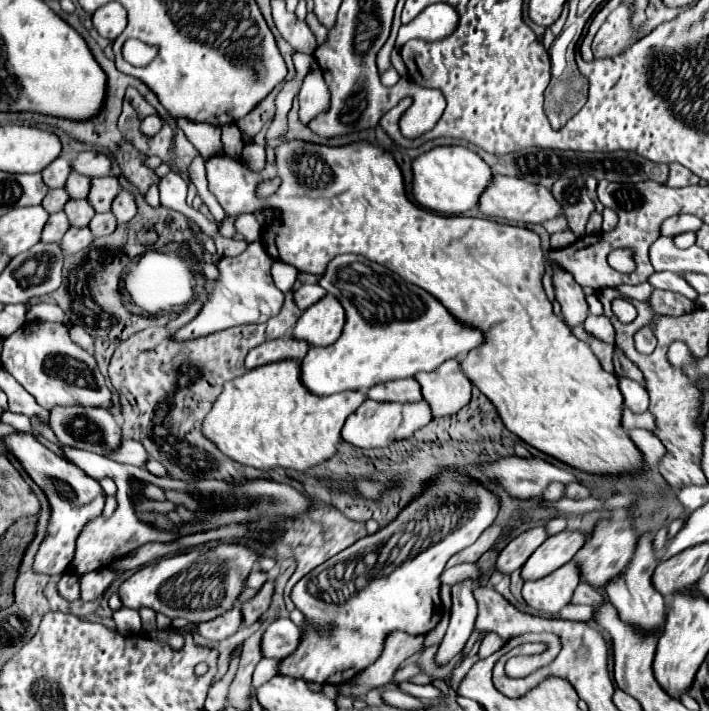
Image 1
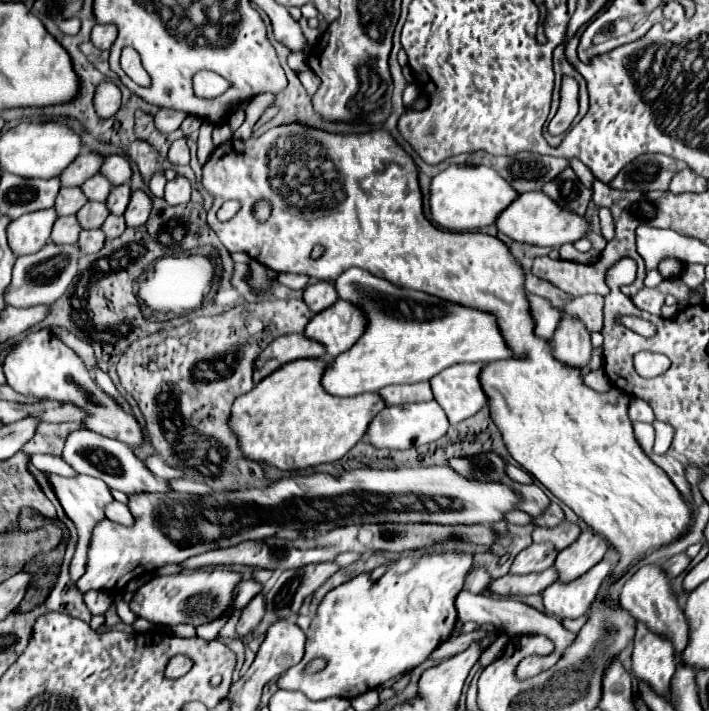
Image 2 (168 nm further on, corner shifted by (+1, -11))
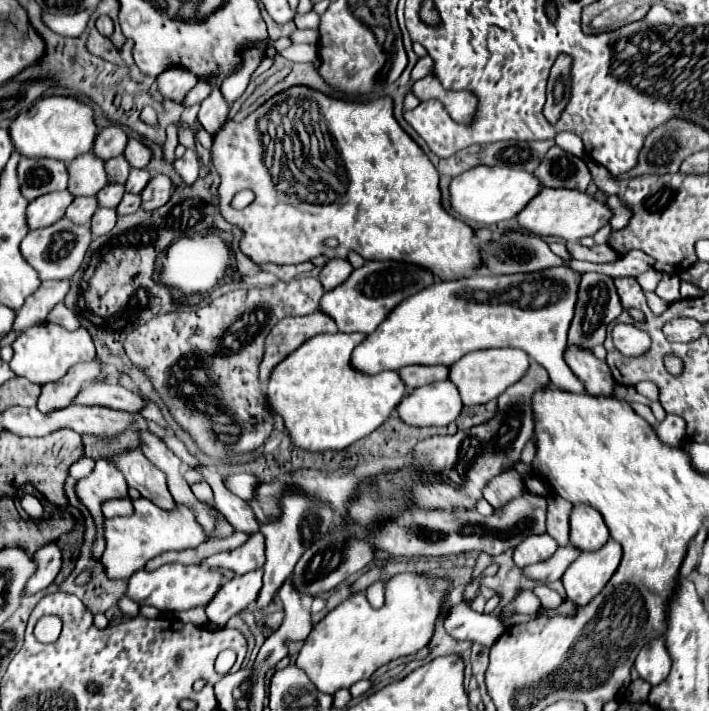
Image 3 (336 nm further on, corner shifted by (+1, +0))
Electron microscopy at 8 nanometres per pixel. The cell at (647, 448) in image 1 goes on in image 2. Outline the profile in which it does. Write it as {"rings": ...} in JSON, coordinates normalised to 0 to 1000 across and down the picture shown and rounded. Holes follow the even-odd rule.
{"rings":[[[894,594],[894,613],[903,624],[903,630],[911,639],[920,639],[920,627],[922,627],[922,602],[917,596],[908,594]]]}

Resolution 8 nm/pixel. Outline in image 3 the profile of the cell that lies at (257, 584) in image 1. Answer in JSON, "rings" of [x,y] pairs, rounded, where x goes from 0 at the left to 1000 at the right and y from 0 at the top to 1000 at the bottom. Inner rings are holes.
{"rings":[[[358,800],[313,823],[313,828],[302,837],[302,845],[291,851],[291,865],[296,876],[316,882],[327,865],[355,851],[370,828],[370,806],[372,800]]]}

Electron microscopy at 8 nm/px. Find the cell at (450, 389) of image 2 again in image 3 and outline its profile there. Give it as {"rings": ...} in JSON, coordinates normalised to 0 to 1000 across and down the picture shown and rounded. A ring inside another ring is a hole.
{"rings":[[[683,491],[683,494],[666,494],[646,505],[640,513],[635,513],[635,536],[646,544],[652,567],[654,570],[674,570],[688,567],[700,561],[708,550],[714,550],[719,541],[733,536],[748,516],[748,505],[733,491]]]}

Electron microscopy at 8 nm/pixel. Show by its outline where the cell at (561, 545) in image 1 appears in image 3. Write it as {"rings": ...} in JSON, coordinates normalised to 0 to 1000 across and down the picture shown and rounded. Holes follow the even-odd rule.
{"rings":[[[815,707],[804,719],[804,747],[804,764],[821,775],[846,772],[860,758],[849,724],[827,707]]]}

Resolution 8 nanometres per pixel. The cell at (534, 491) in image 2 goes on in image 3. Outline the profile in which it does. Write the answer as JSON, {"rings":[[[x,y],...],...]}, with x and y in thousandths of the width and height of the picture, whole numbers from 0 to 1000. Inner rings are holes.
{"rings":[[[717,660],[714,665],[705,665],[702,671],[697,671],[697,677],[691,677],[691,682],[685,682],[685,688],[680,691],[683,702],[697,716],[714,710],[725,699],[733,699],[736,693],[739,693],[739,679],[725,660]]]}

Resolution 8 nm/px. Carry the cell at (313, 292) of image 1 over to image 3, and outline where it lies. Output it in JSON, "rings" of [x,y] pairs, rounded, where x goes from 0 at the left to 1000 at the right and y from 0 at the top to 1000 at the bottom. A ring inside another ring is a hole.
{"rings":[[[465,364],[451,381],[451,395],[454,395],[457,406],[465,409],[465,406],[477,404],[480,398],[485,398],[496,381],[499,381],[499,376],[494,373],[491,364]]]}

